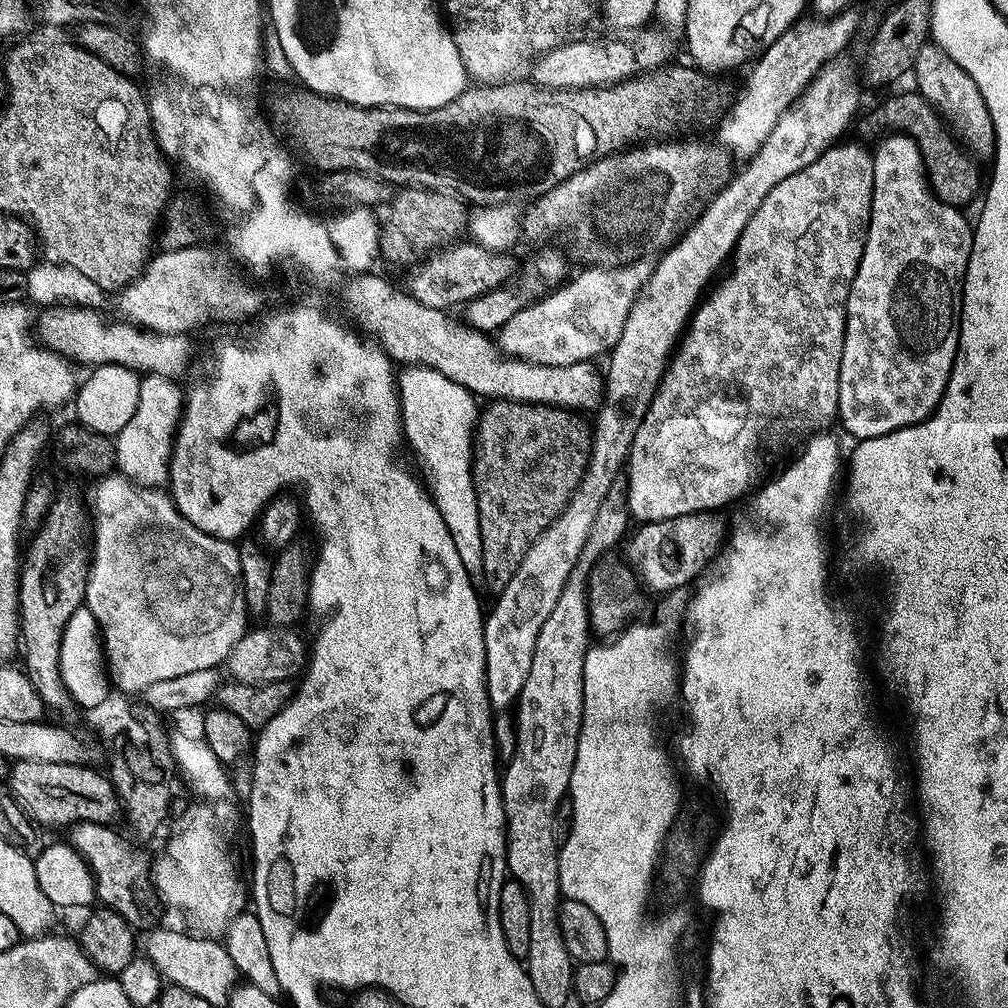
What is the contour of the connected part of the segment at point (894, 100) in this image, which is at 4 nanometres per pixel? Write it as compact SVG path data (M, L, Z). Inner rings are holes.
M919 91L900 92L892 96L880 112L876 112L868 120L868 128L872 132L883 133L885 130L895 130L906 135L920 148L924 159L924 171L927 175L932 193L942 202L965 206L977 196L982 188L980 172L976 169L977 161L958 143L955 135L946 127L945 121L933 105L929 104ZM883 128L888 128L884 129ZM980 188L980 189L979 189Z

